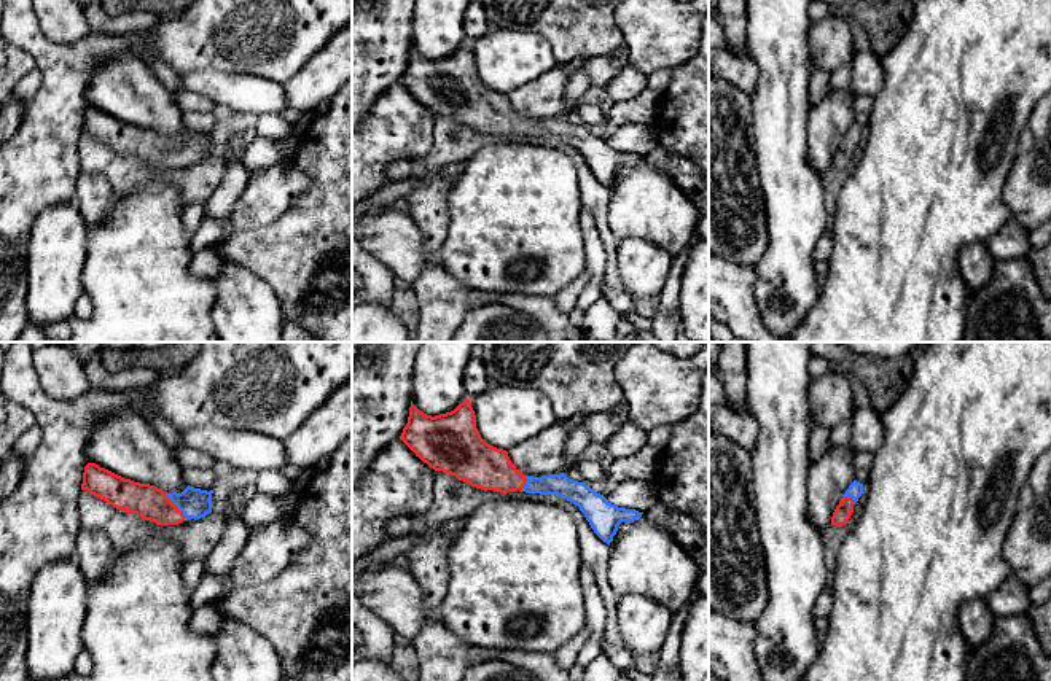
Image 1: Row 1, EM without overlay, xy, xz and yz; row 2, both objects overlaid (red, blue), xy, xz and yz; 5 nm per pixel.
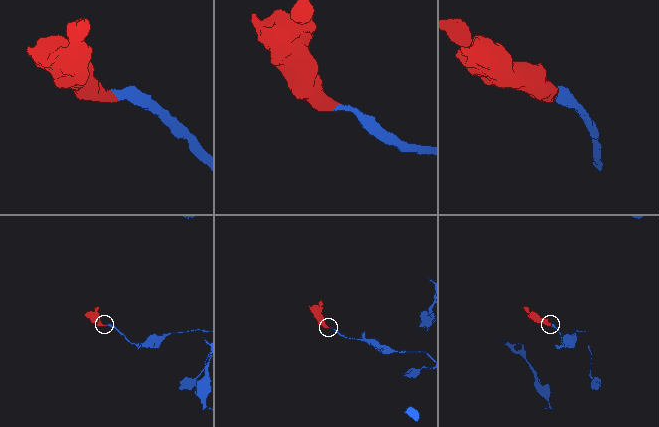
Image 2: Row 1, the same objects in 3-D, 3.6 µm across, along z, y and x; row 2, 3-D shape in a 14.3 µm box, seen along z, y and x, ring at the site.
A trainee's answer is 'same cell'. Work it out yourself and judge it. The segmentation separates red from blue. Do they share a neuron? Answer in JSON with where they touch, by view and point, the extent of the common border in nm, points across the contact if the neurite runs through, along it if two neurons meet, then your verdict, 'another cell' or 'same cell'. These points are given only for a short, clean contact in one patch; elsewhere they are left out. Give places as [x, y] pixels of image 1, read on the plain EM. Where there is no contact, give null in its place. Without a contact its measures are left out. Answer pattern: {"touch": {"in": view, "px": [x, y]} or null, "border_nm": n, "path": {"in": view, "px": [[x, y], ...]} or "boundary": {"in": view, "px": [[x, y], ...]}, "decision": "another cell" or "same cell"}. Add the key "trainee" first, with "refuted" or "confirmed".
{"trainee": "confirmed", "touch": {"in": "xy", "px": [175, 150]}, "border_nm": 170, "path": {"in": "xy", "px": [[148, 145], [156, 150], [175, 150], [195, 147]]}, "decision": "same cell"}

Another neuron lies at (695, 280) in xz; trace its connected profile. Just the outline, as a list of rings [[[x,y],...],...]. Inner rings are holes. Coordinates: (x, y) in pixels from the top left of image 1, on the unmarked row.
[[[694,237],[680,283],[680,320],[693,342],[709,342],[709,240]]]

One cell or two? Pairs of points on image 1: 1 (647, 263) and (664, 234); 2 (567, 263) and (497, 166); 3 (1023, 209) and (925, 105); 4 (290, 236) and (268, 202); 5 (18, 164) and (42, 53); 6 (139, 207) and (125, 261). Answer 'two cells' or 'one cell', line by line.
1: two cells
2: one cell
3: two cells
4: two cells
5: one cell
6: one cell

